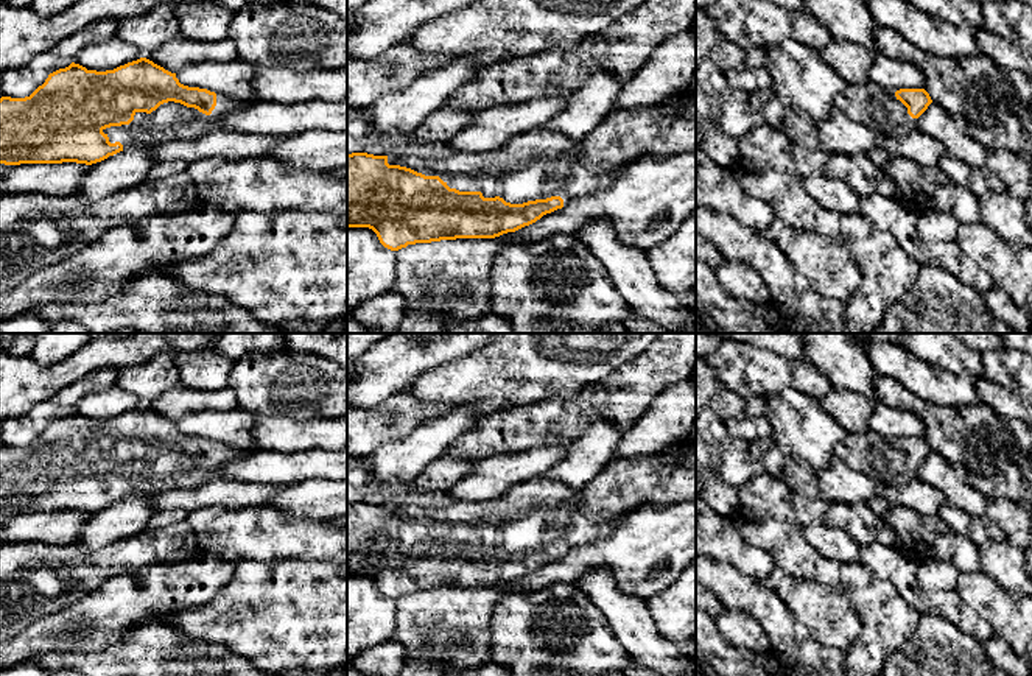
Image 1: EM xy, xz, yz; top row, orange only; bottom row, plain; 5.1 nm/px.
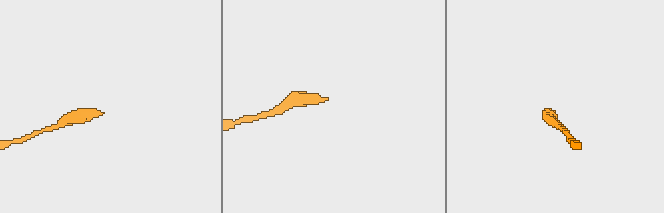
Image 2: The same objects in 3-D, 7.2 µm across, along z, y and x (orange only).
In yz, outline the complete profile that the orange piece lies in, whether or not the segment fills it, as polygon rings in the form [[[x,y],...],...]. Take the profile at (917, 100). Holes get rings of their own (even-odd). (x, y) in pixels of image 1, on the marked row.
[[[878,84],[847,86],[834,107],[867,128],[900,139],[915,129],[915,120],[932,103],[925,89],[886,92]]]

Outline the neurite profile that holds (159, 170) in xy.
[[[179,159],[156,162],[153,168],[149,170],[146,181],[159,181],[171,174],[187,171],[187,168],[188,168],[188,162],[179,160]]]

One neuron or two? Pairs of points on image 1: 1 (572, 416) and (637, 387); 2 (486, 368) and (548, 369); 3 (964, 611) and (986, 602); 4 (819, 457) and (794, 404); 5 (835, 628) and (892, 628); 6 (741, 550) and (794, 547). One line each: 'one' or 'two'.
1: one
2: one
3: two
4: one
5: two
6: two

